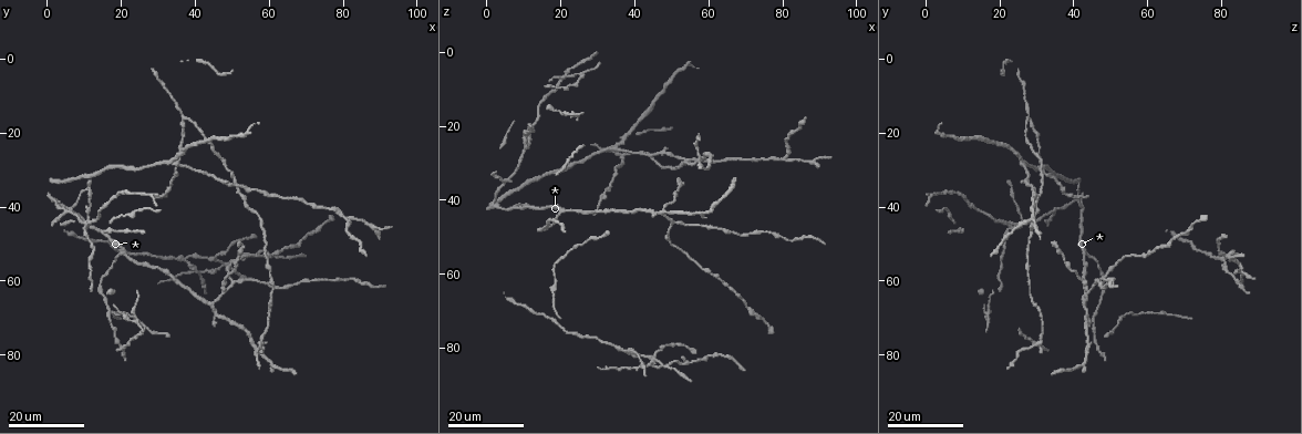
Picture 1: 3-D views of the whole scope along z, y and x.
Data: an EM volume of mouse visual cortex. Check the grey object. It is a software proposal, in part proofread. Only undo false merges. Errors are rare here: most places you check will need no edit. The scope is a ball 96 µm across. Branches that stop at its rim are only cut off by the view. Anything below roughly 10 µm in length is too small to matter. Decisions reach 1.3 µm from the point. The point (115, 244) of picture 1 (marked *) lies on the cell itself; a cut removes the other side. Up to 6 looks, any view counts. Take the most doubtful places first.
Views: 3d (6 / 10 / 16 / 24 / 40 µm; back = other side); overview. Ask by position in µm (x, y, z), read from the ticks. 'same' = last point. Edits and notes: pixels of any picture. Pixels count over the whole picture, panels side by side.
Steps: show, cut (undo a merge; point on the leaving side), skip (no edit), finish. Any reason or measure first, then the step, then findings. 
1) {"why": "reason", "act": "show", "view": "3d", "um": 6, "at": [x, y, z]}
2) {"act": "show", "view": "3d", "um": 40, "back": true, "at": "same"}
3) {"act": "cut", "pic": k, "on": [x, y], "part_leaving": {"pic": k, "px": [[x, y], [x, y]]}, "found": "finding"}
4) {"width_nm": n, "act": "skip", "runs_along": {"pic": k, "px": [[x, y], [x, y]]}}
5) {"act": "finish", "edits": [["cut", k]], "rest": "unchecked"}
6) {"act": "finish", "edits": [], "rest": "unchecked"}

{"why": "two arms in line, one across", "act": "show", "view": "3d", "um": 24, "at": [48.0, 55.5, 85.0]}

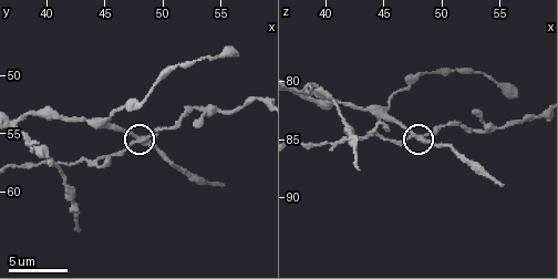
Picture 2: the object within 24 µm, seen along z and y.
{"act": "show", "view": "3d", "um": 6, "at": [47.6, 55.6, 84.4]}

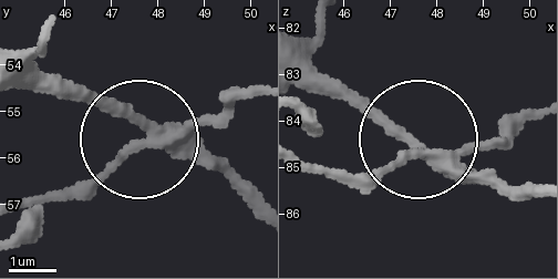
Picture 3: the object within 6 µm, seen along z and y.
{"act": "cut", "pic": 3, "on": [107, 175], "part_leaving": {"pic": 3, "px": [[167, 143], [259, 91]]}, "found": "two cells meet here"}

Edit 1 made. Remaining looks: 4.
{"act": "show", "view": "overview"}

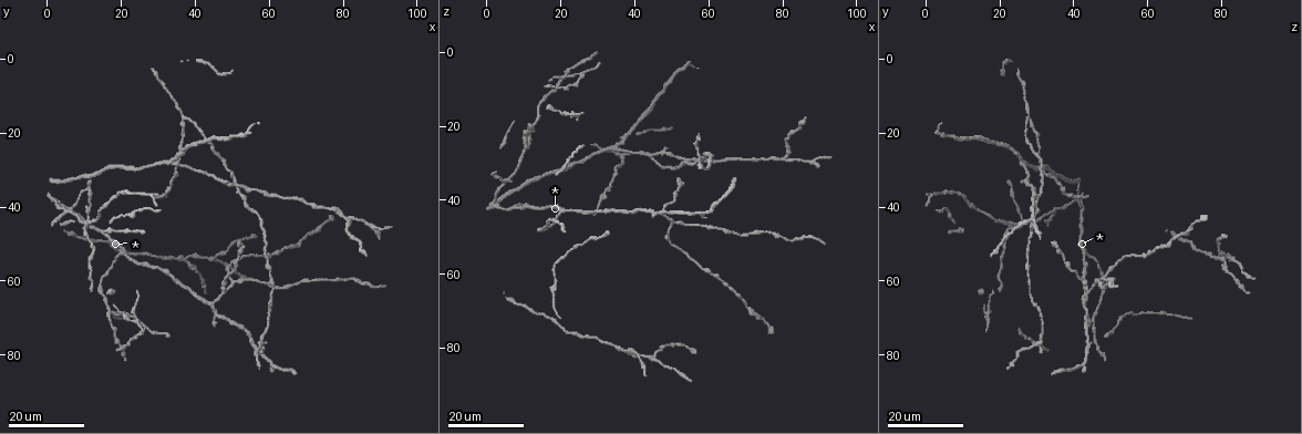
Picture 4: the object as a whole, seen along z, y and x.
{"why": "arms part here", "act": "show", "view": "3d", "um": 16, "at": [37.5, 54.5, 81.0]}

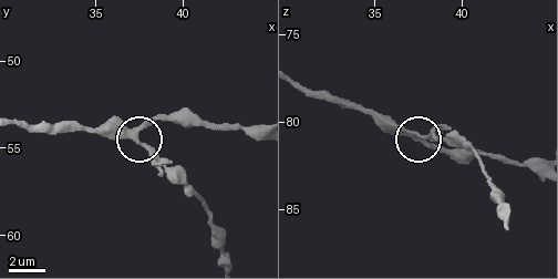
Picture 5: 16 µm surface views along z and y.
{"act": "show", "view": "3d", "um": 10, "at": [37.3, 54.6, 80.6]}

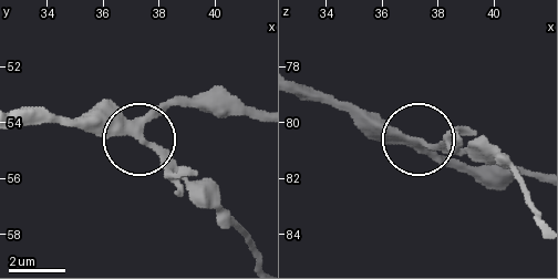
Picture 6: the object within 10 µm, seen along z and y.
{"act": "skip", "runs_along": {"pic": 6, "px": [[535, 178], [477, 176], [442, 164], [420, 145], [467, 147]]}, "found": "continuous, no second cell"}

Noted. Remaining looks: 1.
{"act": "finish", "edits": [["cut", 3]], "rest": "unchecked"}

